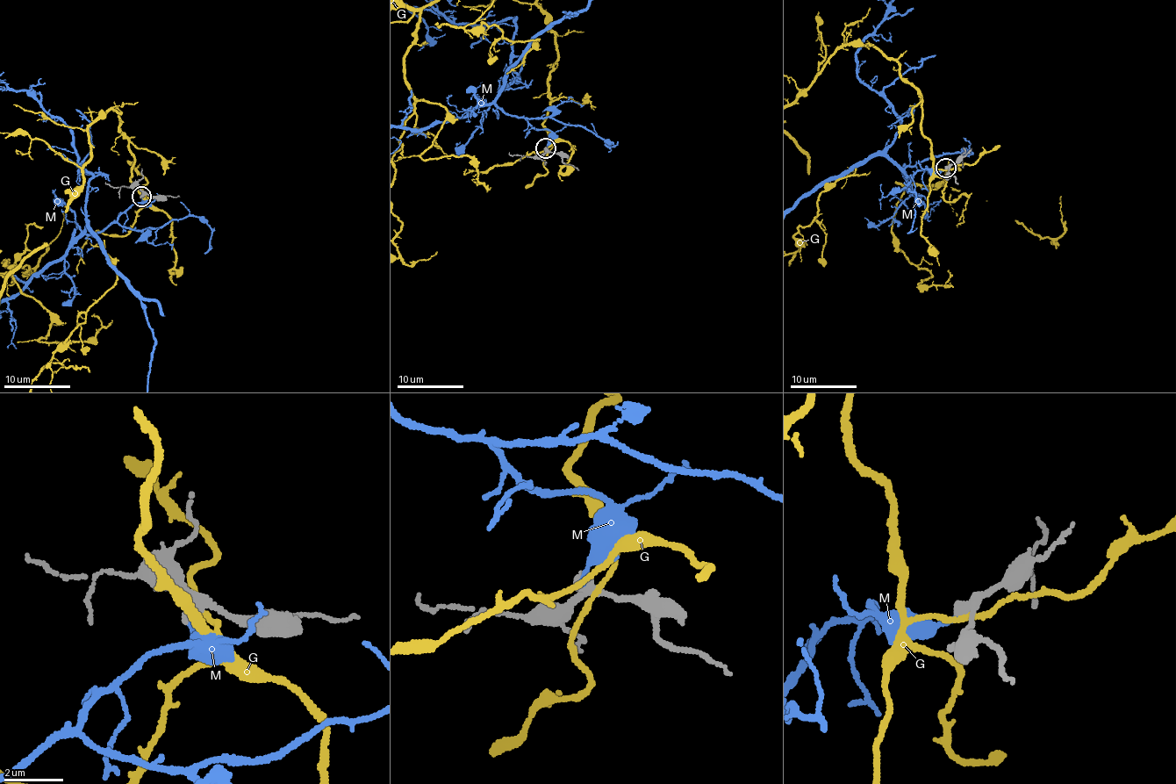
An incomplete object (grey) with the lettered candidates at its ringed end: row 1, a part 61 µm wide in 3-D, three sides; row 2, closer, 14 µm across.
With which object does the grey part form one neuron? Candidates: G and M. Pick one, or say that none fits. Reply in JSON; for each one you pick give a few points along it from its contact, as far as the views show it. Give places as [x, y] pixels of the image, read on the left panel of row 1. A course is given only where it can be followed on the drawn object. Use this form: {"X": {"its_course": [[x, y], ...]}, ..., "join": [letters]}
{"join": []}

